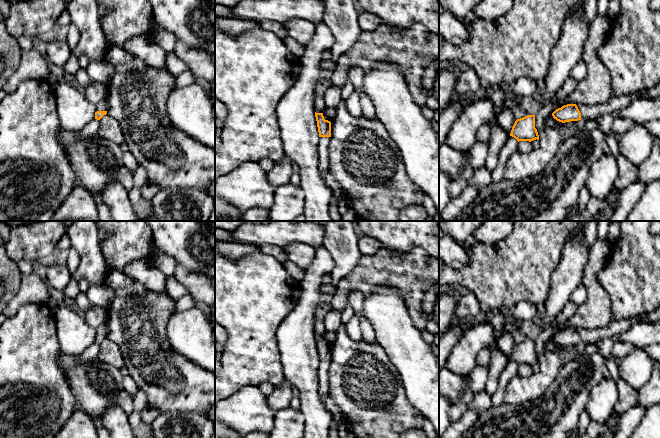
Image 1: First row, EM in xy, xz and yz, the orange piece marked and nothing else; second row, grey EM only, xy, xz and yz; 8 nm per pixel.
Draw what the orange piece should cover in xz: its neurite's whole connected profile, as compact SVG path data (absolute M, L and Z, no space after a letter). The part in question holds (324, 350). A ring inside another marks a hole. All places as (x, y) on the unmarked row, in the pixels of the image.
M316 337L317 351L319 356L318 382L319 394L323 405L329 394L329 369L331 365L331 346L324 343L323 337Z

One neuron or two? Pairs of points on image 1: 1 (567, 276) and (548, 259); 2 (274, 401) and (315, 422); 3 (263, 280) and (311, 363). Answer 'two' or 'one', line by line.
1: two
2: two
3: two

